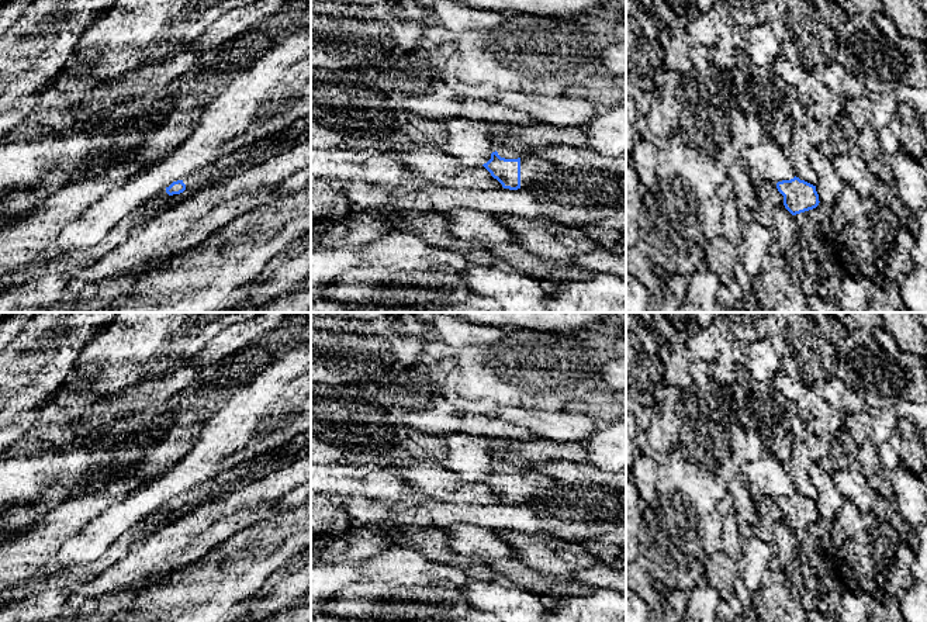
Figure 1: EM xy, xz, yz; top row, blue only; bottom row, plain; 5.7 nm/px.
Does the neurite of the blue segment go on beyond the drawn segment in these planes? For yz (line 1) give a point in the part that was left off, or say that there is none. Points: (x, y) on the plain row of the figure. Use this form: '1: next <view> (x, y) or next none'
1: next none

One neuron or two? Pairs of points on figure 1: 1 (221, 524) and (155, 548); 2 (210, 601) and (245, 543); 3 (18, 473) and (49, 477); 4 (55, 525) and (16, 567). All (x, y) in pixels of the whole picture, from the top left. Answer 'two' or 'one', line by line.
1: one
2: one
3: one
4: one

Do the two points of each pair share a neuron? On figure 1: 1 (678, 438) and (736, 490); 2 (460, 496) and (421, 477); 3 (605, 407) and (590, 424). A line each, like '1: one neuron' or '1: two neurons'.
1: one neuron
2: one neuron
3: two neurons

